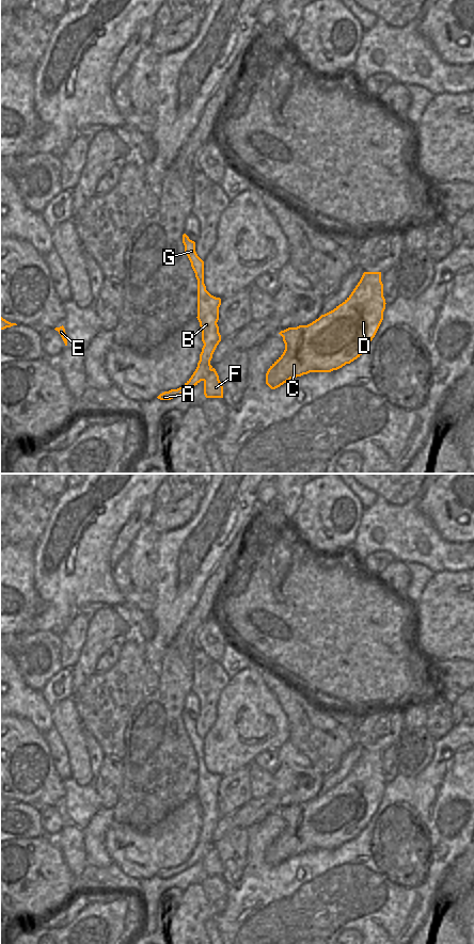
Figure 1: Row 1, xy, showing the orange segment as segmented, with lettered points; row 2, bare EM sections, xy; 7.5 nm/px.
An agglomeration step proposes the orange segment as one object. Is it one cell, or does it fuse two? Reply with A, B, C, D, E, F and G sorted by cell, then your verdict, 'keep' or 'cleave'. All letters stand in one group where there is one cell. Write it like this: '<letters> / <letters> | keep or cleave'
A B G / C D E F | cleave

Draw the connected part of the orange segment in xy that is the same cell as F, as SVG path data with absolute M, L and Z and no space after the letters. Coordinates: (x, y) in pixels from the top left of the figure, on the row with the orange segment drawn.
M215 368L210 369L204 380L206 398L223 398L223 386Z

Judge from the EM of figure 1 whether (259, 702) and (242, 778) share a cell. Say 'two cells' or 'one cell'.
two cells

